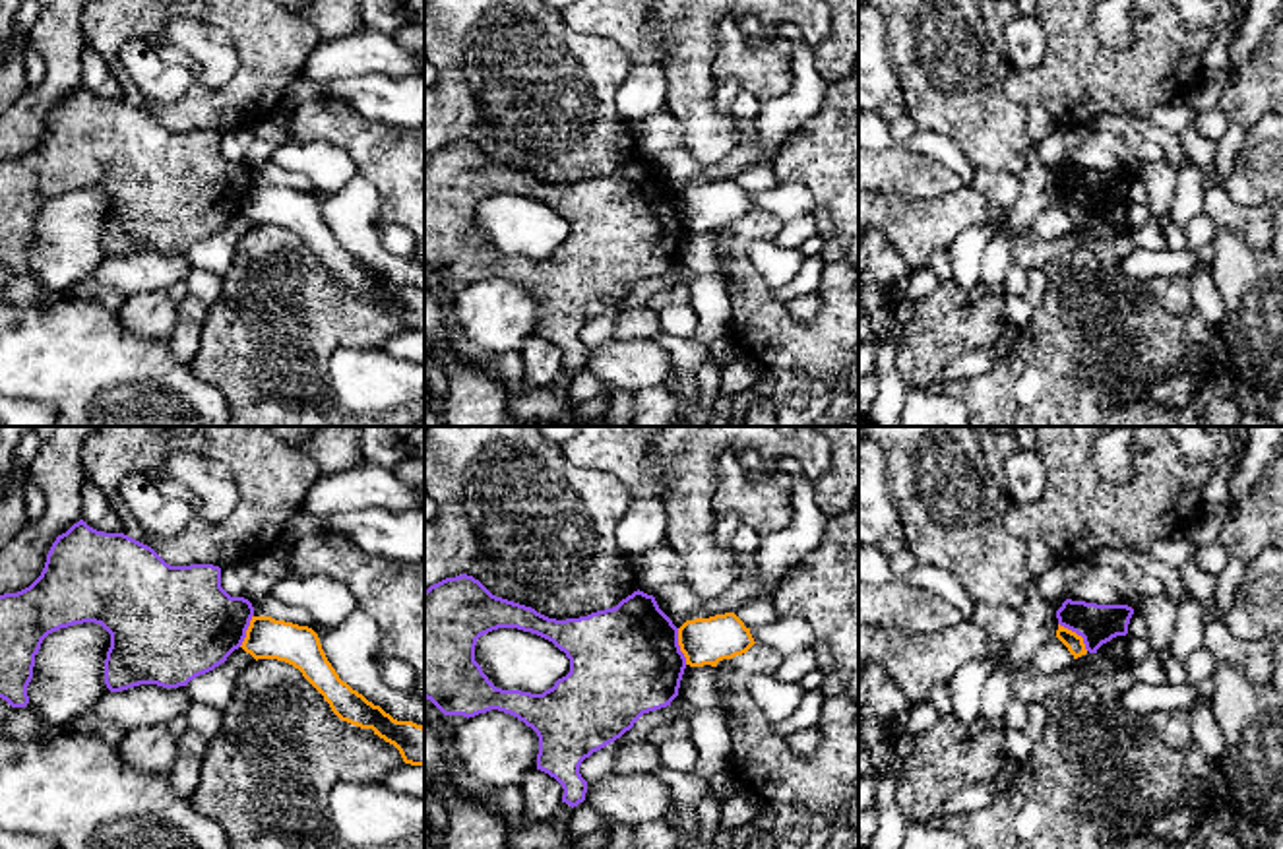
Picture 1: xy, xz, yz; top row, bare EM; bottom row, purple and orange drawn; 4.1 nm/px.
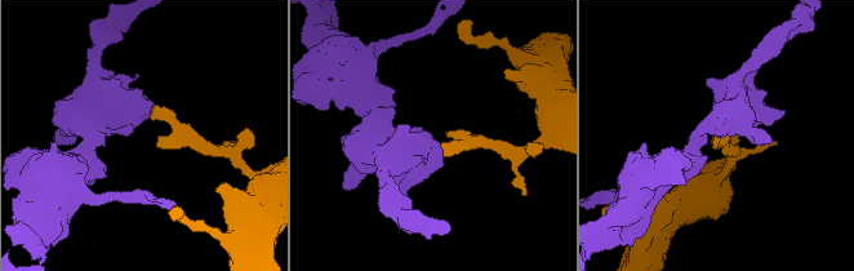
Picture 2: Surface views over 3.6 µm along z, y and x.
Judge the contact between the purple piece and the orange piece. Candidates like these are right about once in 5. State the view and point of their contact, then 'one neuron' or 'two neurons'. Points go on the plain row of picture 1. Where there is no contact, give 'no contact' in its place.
yz (1076, 198) | two neurons

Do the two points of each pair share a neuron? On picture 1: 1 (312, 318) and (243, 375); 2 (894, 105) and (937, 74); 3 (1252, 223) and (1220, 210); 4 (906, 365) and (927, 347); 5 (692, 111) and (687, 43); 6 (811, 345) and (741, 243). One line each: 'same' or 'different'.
1: same
2: different
3: same
4: different
5: same
6: same

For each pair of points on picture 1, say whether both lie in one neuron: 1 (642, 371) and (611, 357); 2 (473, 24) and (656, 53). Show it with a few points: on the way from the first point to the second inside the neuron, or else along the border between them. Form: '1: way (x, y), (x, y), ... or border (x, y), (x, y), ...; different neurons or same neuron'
1: way (634, 365), (619, 363); same neuron
2: border (580, 31), (615, 41), (634, 64); different neurons

